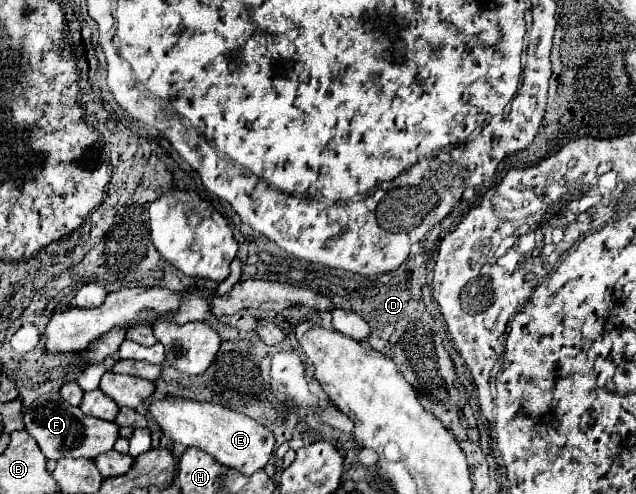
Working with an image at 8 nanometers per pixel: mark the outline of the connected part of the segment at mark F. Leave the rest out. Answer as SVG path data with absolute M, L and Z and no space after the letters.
M58 391L44 393L34 403L30 403L24 409L24 423L26 423L26 431L38 441L46 459L60 459L60 457L94 459L96 455L102 455L114 447L120 431L120 425L84 415L78 407L68 405Z

